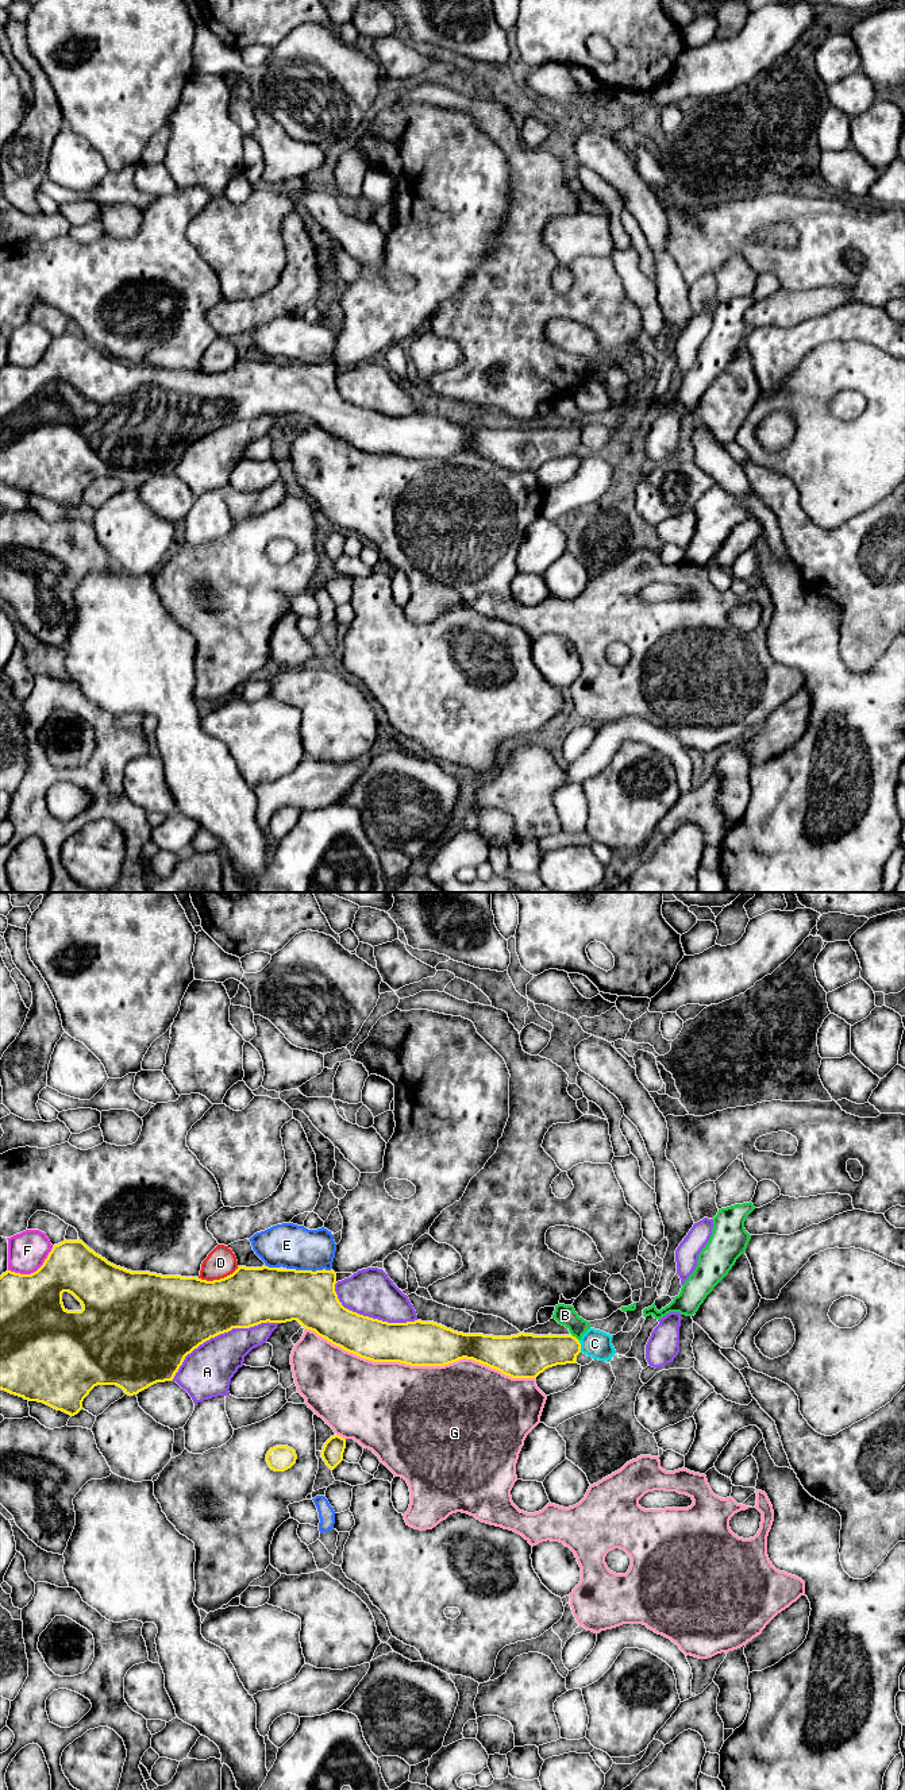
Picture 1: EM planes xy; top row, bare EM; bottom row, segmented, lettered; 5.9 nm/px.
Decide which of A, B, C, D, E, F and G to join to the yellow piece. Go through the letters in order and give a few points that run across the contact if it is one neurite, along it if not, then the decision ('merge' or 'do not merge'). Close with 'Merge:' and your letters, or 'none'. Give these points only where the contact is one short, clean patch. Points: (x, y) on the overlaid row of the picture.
A: do not merge
B: xy (536, 1353), (559, 1350), (574, 1337), (574, 1324), (565, 1315) | merge
C: do not merge
D: do not merge
E: do not merge
F: do not merge
G: do not merge
Merge: B

